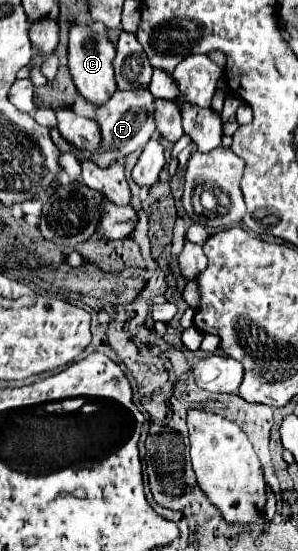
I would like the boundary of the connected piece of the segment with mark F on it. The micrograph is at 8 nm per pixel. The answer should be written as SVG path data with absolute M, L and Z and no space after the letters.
M149 86L133 88L133 90L117 90L109 98L109 102L105 102L103 106L97 108L97 122L101 126L101 152L97 152L97 154L89 154L89 152L83 152L79 148L65 144L63 136L55 128L49 128L49 134L61 152L73 150L77 154L77 158L85 156L85 158L91 158L99 166L109 166L111 162L121 160L123 156L137 150L139 146L145 146L147 140L155 134L155 130L157 130L155 128L155 96L149 92Z

